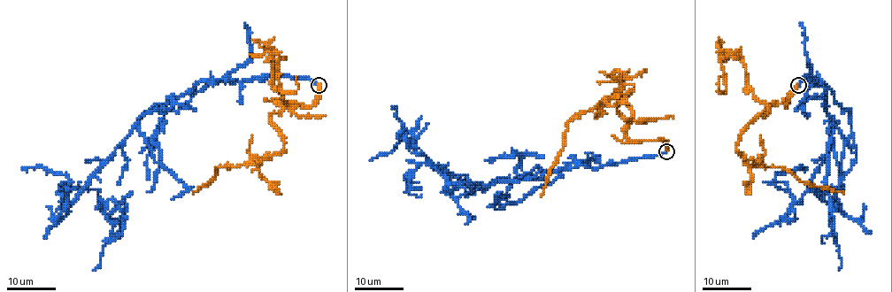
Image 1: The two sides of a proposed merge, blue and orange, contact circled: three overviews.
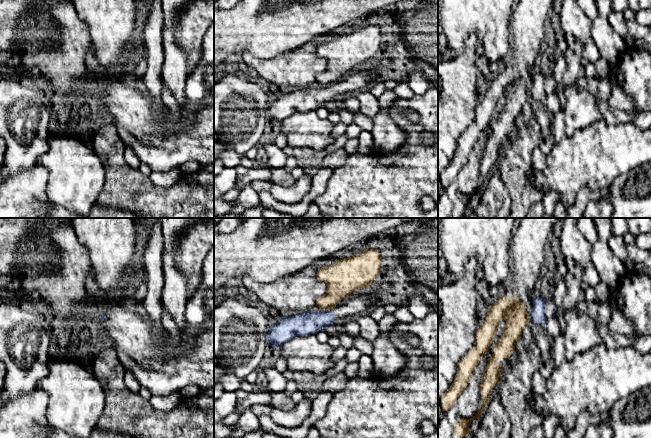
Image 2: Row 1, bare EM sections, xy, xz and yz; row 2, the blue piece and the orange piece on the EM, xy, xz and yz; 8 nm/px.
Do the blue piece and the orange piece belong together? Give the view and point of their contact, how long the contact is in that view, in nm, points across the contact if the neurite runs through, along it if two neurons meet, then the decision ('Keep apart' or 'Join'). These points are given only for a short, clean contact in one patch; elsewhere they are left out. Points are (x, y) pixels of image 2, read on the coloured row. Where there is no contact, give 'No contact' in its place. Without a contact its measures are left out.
Touches blue at xz (326, 310). Shared border 60 nm. Boundary: xz (322, 309), (329, 310). Keep apart

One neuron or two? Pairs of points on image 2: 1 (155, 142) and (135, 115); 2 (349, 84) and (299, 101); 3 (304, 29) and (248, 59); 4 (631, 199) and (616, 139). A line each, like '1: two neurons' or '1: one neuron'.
1: one neuron
2: one neuron
3: two neurons
4: two neurons

